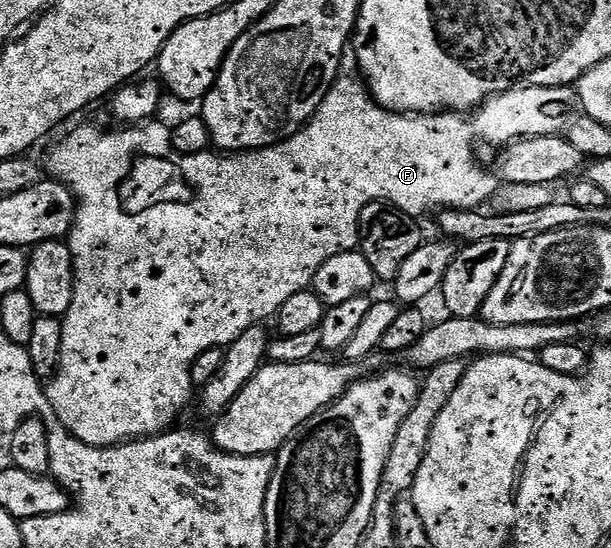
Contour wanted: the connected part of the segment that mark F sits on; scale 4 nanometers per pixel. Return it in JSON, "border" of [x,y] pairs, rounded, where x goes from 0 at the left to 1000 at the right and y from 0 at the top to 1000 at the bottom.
{"border":[[[556,141],[556,142],[552,142],[552,148],[550,148],[550,153],[547,153],[547,155],[545,155],[545,157],[543,157],[543,161],[542,161],[542,162],[540,162],[540,170],[534,170],[534,177],[532,177],[532,179],[530,179],[530,182],[529,182],[529,184],[527,184],[527,192],[525,192],[525,193],[524,193],[524,195],[522,195],[522,197],[520,197],[520,199],[519,199],[519,203],[517,203],[517,204],[516,204],[516,206],[514,206],[514,214],[512,214],[512,215],[511,215],[511,219],[509,219],[509,221],[507,221],[507,223],[504,223],[504,224],[502,224],[502,228],[499,228],[499,230],[498,230],[498,234],[496,234],[496,235],[494,235],[494,237],[493,237],[493,239],[489,239],[489,243],[488,243],[488,245],[486,245],[486,246],[483,246],[483,248],[481,248],[481,250],[475,250],[475,252],[473,252],[473,254],[470,254],[470,255],[468,255],[468,257],[462,257],[462,259],[460,259],[460,261],[450,261],[450,265],[448,265],[448,266],[447,266],[447,268],[430,268],[430,270],[429,270],[429,272],[422,272],[422,274],[421,274],[421,276],[403,276],[403,277],[398,277],[398,279],[342,279],[342,277],[340,277],[340,276],[332,276],[332,277],[331,277],[331,279],[324,279],[324,281],[322,281],[322,283],[300,283],[300,281],[298,281],[298,279],[291,279],[291,277],[290,277],[290,276],[286,276],[286,274],[285,274],[285,270],[283,270],[283,268],[282,268],[282,241],[280,241],[280,237],[277,237],[277,234],[275,234],[275,232],[273,232],[273,230],[272,230],[272,232],[270,232],[270,234],[268,234],[268,232],[267,232],[267,228],[265,228],[265,226],[262,226],[262,221],[244,221],[244,223],[239,223],[239,224],[232,224],[232,226],[227,226],[227,228],[209,228],[209,230],[205,230],[205,232],[203,232],[203,234],[201,234],[201,235],[190,235],[190,237],[196,237],[196,239],[162,239],[162,235],[160,235],[160,234],[157,234],[157,232],[131,232],[131,234],[128,234],[128,235],[126,235],[126,239],[118,239],[118,241],[115,241],[115,243],[113,243],[113,246],[111,246],[111,248],[108,248],[108,250],[106,250],[106,254],[105,254],[105,255],[101,255],[101,257],[100,257],[100,261],[98,261],[98,263],[95,263],[95,265],[93,265],[93,268],[92,268],[92,270],[88,270],[88,272],[87,272],[87,276],[85,276],[85,277],[82,277],[82,279],[80,279],[80,283],[79,283],[79,305],[77,305],[77,297],[75,297],[75,312],[77,312],[77,318],[79,318],[79,319],[80,319],[80,321],[83,321],[83,325],[87,325],[87,327],[90,327],[90,328],[92,328],[92,332],[93,332],[93,334],[105,334],[105,336],[106,336],[106,338],[110,338],[110,339],[111,339],[111,341],[116,341],[116,343],[118,343],[118,352],[119,352],[119,356],[123,356],[123,358],[124,358],[124,369],[126,369],[126,372],[128,372],[128,376],[126,376],[126,380],[124,380],[124,405],[123,405],[123,407],[119,407],[119,409],[118,409],[118,420],[116,420],[116,423],[115,423],[115,427],[113,427],[113,429],[111,429],[111,431],[110,431],[110,436],[108,436],[108,442],[110,442],[110,447],[111,447],[111,451],[113,451],[113,454],[116,454],[116,458],[118,458],[118,467],[121,467],[121,471],[123,471],[123,473],[124,473],[124,520],[123,520],[123,524],[121,524],[121,549],[119,549],[119,551],[118,551],[118,557],[116,557],[116,560],[115,560],[115,564],[113,564],[113,566],[111,566],[111,573],[110,573],[110,575],[106,575],[106,577],[103,577],[103,582],[101,582],[101,588],[103,588],[103,591],[105,591],[105,606],[103,606],[103,608],[101,608],[101,659],[100,659],[100,661],[98,661],[98,672],[97,672],[97,673],[93,673],[93,677],[92,677],[92,686],[90,686],[90,688],[88,688],[88,690],[87,690],[87,692],[85,692],[85,693],[82,693],[82,697],[80,697],[80,699],[79,699],[79,701],[77,701],[77,706],[75,706],[75,719],[77,719],[77,724],[79,724],[79,730],[80,730],[80,732],[82,732],[82,739],[83,739],[83,741],[85,741],[85,745],[87,745],[87,746],[88,746],[88,754],[95,754],[95,768],[101,768],[101,776],[103,776],[103,777],[105,777],[105,781],[108,781],[108,785],[110,785],[110,786],[111,786],[111,788],[115,788],[115,792],[118,792],[118,794],[119,794],[119,796],[121,796],[121,797],[128,797],[128,805],[134,805],[134,807],[136,807],[136,808],[139,808],[139,810],[141,810],[141,812],[147,812],[147,814],[149,814],[149,816],[195,816],[195,814],[196,814],[196,810],[200,810],[200,808],[214,808],[214,807],[218,807],[218,805],[221,805],[221,803],[224,803],[224,801],[241,801],[241,799],[244,799],[244,797],[247,797],[247,796],[250,796],[250,794],[265,794],[265,792],[268,792],[268,788],[272,788],[272,786],[280,786],[280,785],[283,785],[283,781],[286,781],[286,779],[288,779],[288,777],[290,777],[290,772],[288,772],[288,763],[291,763],[291,761],[293,761],[293,757],[295,757],[295,755],[298,755],[298,754],[300,754],[300,750],[301,750],[301,741],[304,741],[304,739],[306,739],[306,735],[308,735],[308,734],[311,734],[311,732],[313,732],[313,728],[314,728],[314,734],[316,734],[316,728],[318,728],[318,708],[316,708],[316,703],[314,703],[314,668],[316,668],[316,666],[318,666],[318,659],[319,659],[319,657],[321,657],[321,655],[322,655],[322,651],[324,651],[324,650],[327,650],[327,648],[329,648],[329,646],[331,646],[331,644],[337,644],[337,642],[339,642],[339,641],[342,641],[342,639],[344,639],[344,637],[350,637],[350,635],[352,635],[352,633],[357,633],[357,635],[362,635],[362,637],[372,637],[372,635],[375,635],[375,633],[378,633],[378,631],[380,631],[380,624],[381,624],[381,622],[385,622],[385,619],[388,619],[388,617],[390,617],[390,615],[396,615],[396,608],[403,608],[403,600],[409,600],[409,599],[411,599],[411,597],[417,597],[417,595],[421,595],[421,593],[426,593],[426,591],[430,591],[430,589],[432,589],[432,588],[434,588],[434,586],[439,586],[439,584],[432,584],[432,582],[439,582],[439,580],[442,580],[442,578],[444,578],[444,575],[445,575],[445,580],[447,580],[447,577],[450,577],[450,575],[452,575],[452,573],[453,573],[453,571],[457,571],[457,569],[458,569],[458,566],[460,566],[460,564],[462,564],[462,557],[468,557],[468,549],[470,549],[470,547],[471,547],[471,544],[475,544],[475,542],[481,542],[481,535],[488,535],[488,533],[489,533],[489,531],[502,531],[502,529],[506,529],[506,526],[509,526],[509,520],[511,520],[511,507],[512,507],[512,505],[516,505],[516,502],[517,502],[517,500],[519,500],[519,498],[520,498],[520,491],[527,491],[527,484],[534,484],[534,476],[535,476],[535,474],[537,474],[537,473],[538,473],[538,471],[540,471],[540,469],[547,469],[547,467],[548,467],[548,465],[552,465],[552,464],[553,464],[553,462],[560,462],[560,460],[561,460],[561,458],[579,458],[579,456],[584,456],[584,453],[588,453],[588,447],[589,447],[589,391],[591,391],[591,389],[592,389],[592,381],[599,381],[599,374],[606,374],[606,372],[607,372],[607,370],[620,370],[620,369],[624,369],[624,367],[627,367],[627,369],[632,369],[632,370],[643,370],[643,372],[645,372],[645,374],[646,374],[646,378],[650,378],[650,380],[651,380],[651,381],[658,381],[658,383],[660,383],[660,385],[663,385],[663,389],[664,389],[664,391],[666,391],[666,392],[673,392],[673,394],[676,394],[676,396],[689,396],[689,394],[687,394],[687,392],[694,392],[694,391],[697,391],[697,389],[699,389],[699,385],[707,385],[707,383],[710,383],[710,385],[709,385],[709,387],[712,387],[712,385],[714,385],[714,383],[715,383],[715,381],[732,381],[732,383],[735,383],[735,385],[777,385],[777,383],[781,383],[781,381],[786,381],[786,380],[791,380],[791,378],[792,378],[792,376],[794,376],[794,372],[797,372],[797,369],[799,369],[799,361],[800,361],[800,359],[804,359],[804,358],[805,358],[805,356],[807,356],[807,352],[809,352],[809,350],[810,350],[810,349],[812,349],[812,343],[813,343],[813,339],[815,339],[815,327],[813,327],[813,321],[812,321],[812,319],[810,319],[810,318],[807,318],[807,314],[805,314],[805,312],[804,312],[804,310],[800,310],[800,307],[799,307],[799,312],[800,312],[800,314],[799,314],[799,312],[797,312],[797,308],[795,308],[795,307],[792,307],[792,305],[791,305],[791,301],[789,301],[789,299],[786,299],[786,297],[784,297],[784,294],[782,294],[782,292],[779,292],[779,283],[777,283],[777,279],[776,279],[776,277],[773,277],[773,266],[776,266],[776,265],[777,265],[777,261],[779,261],[779,259],[782,259],[782,257],[784,257],[784,254],[794,254],[794,257],[795,257],[795,259],[799,259],[799,261],[818,261],[818,263],[817,263],[817,265],[830,265],[830,263],[835,263],[835,261],[843,261],[843,259],[845,259],[845,255],[848,255],[848,254],[867,254],[867,252],[871,252],[871,248],[872,248],[872,246],[917,246],[917,245],[918,245],[918,241],[921,241],[921,239],[923,239],[923,237],[925,237],[925,234],[928,234],[928,232],[930,232],[930,230],[931,230],[931,224],[933,224],[933,219],[935,219],[935,217],[936,217],[936,215],[938,215],[938,210],[939,210],[939,204],[936,204],[936,201],[939,201],[939,199],[941,199],[941,201],[944,201],[944,195],[946,195],[946,175],[944,175],[944,172],[943,172],[943,168],[941,168],[941,164],[938,164],[938,161],[936,161],[936,159],[935,159],[935,157],[926,157],[926,159],[846,159],[846,161],[845,161],[845,164],[843,164],[843,166],[831,166],[831,168],[830,168],[830,170],[827,170],[827,172],[825,172],[825,173],[807,173],[807,175],[804,175],[804,179],[800,179],[800,181],[799,181],[799,182],[797,182],[797,186],[794,186],[794,188],[792,188],[792,190],[791,190],[791,193],[787,193],[787,195],[786,195],[786,197],[784,197],[784,201],[781,201],[781,203],[779,203],[779,204],[777,204],[777,208],[774,208],[774,210],[773,210],[773,212],[771,212],[771,214],[761,214],[761,212],[759,212],[759,210],[758,210],[758,208],[753,208],[753,206],[702,206],[702,208],[699,208],[699,210],[669,210],[669,208],[666,208],[666,206],[650,206],[650,204],[646,204],[646,203],[633,203],[633,201],[632,201],[632,197],[630,197],[630,195],[622,195],[622,193],[619,193],[619,190],[617,190],[617,188],[615,188],[615,182],[614,182],[614,181],[610,181],[610,177],[609,177],[609,170],[607,170],[607,166],[604,166],[604,164],[602,164],[602,161],[601,161],[601,157],[597,157],[597,153],[596,153],[596,151],[594,151],[594,150],[591,150],[591,146],[589,146],[589,144],[588,144],[588,142],[583,142],[583,144],[584,144],[584,146],[583,146],[583,144],[563,144],[563,142],[565,142],[565,141]]]}

